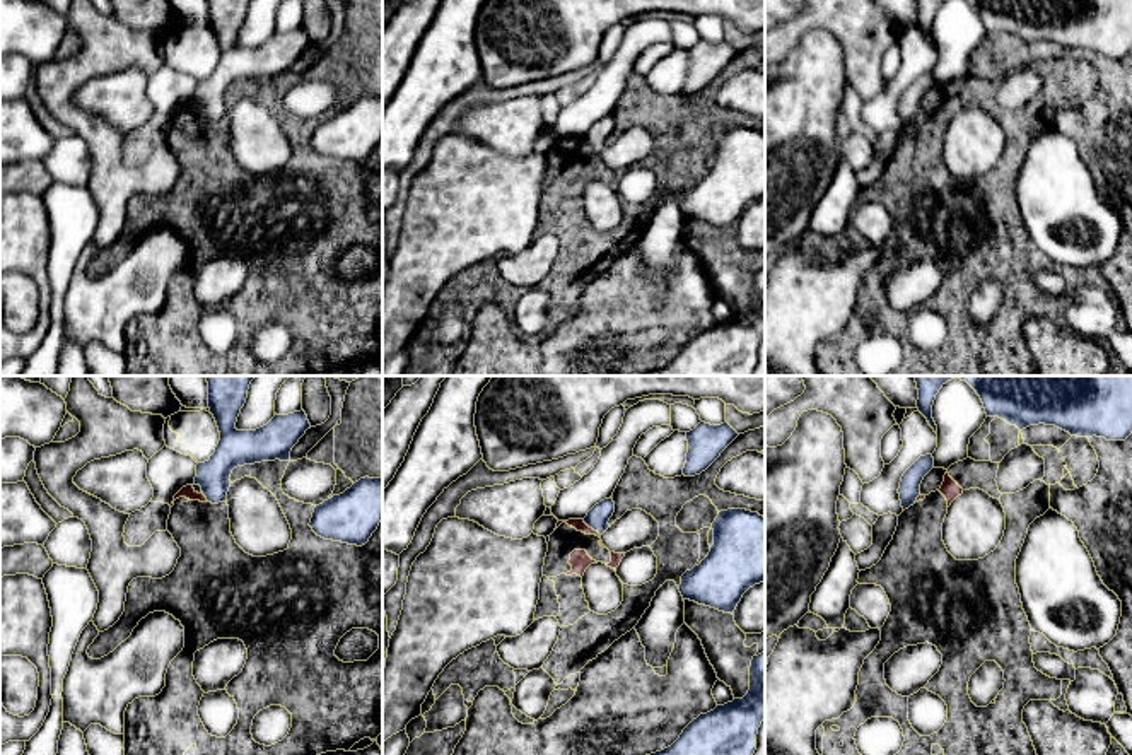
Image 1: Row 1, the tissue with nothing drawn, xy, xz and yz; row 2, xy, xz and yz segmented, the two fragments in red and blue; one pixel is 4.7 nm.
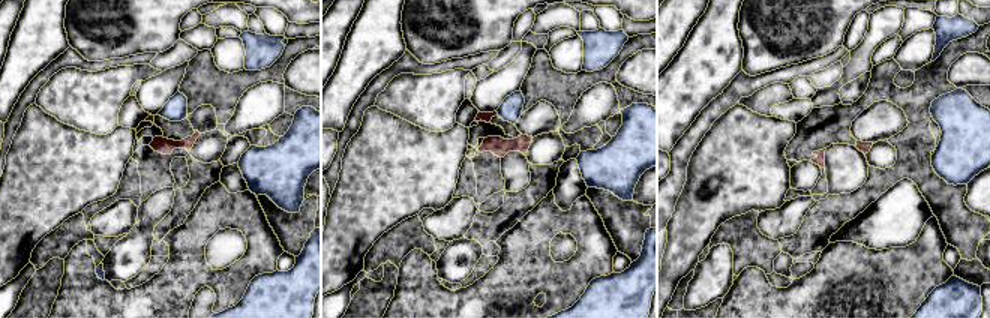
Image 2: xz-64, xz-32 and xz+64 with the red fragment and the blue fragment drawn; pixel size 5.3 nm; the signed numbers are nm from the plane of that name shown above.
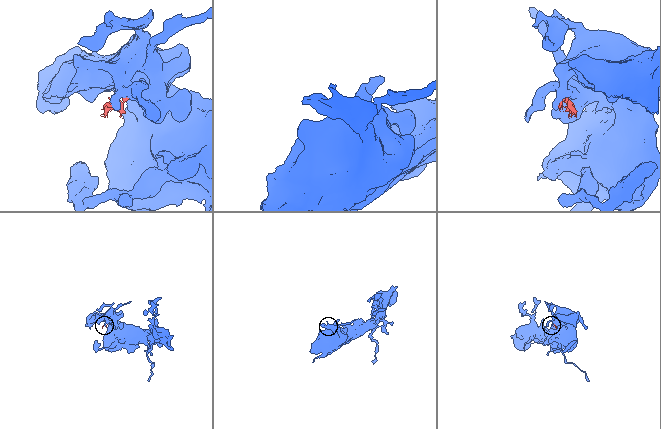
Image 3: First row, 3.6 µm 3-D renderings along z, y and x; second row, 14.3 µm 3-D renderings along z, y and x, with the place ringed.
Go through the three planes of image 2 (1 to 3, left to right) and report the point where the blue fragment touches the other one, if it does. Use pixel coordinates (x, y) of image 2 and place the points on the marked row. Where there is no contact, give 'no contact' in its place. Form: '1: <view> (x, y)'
1: no contact
2: xz-32 (497, 114)
3: no contact

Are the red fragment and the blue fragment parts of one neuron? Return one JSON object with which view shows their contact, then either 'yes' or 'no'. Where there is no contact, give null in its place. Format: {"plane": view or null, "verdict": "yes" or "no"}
{"plane": "xz", "verdict": "no"}

